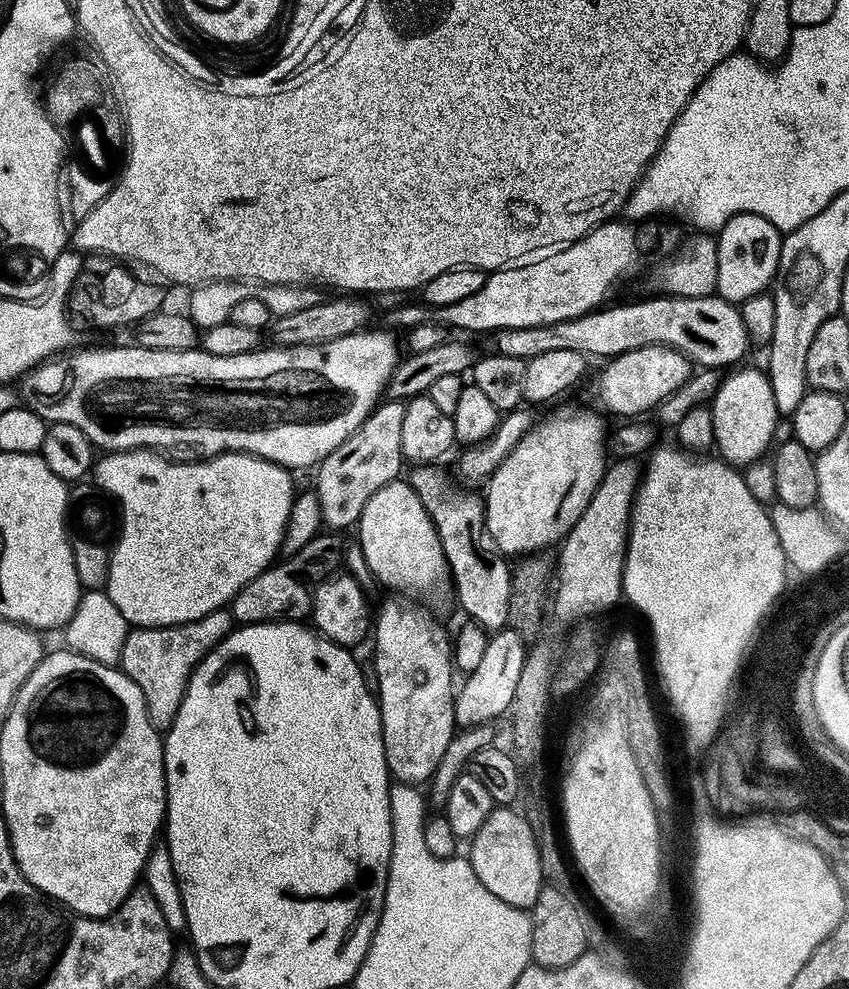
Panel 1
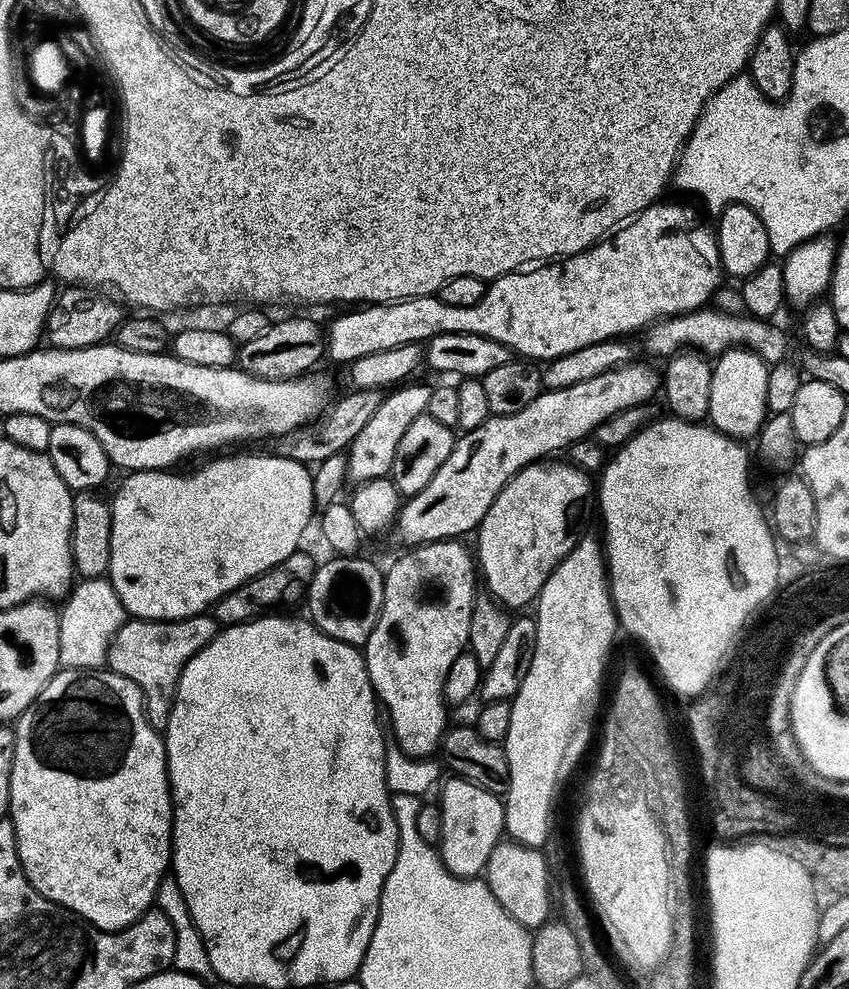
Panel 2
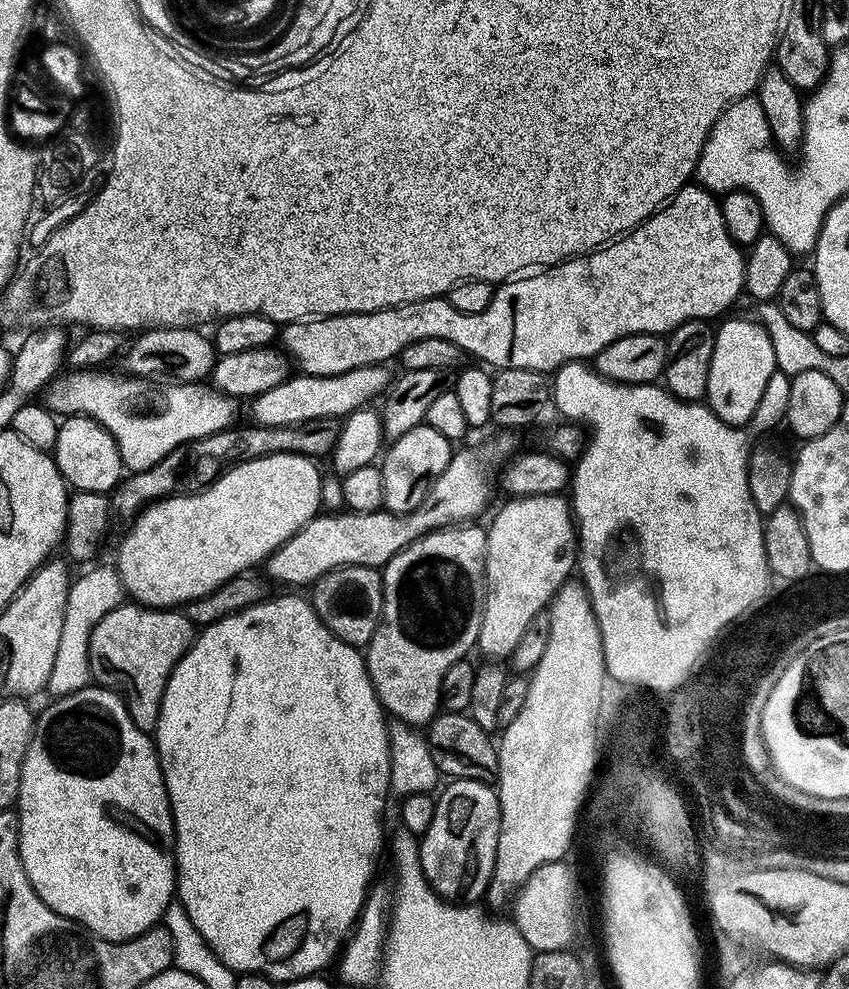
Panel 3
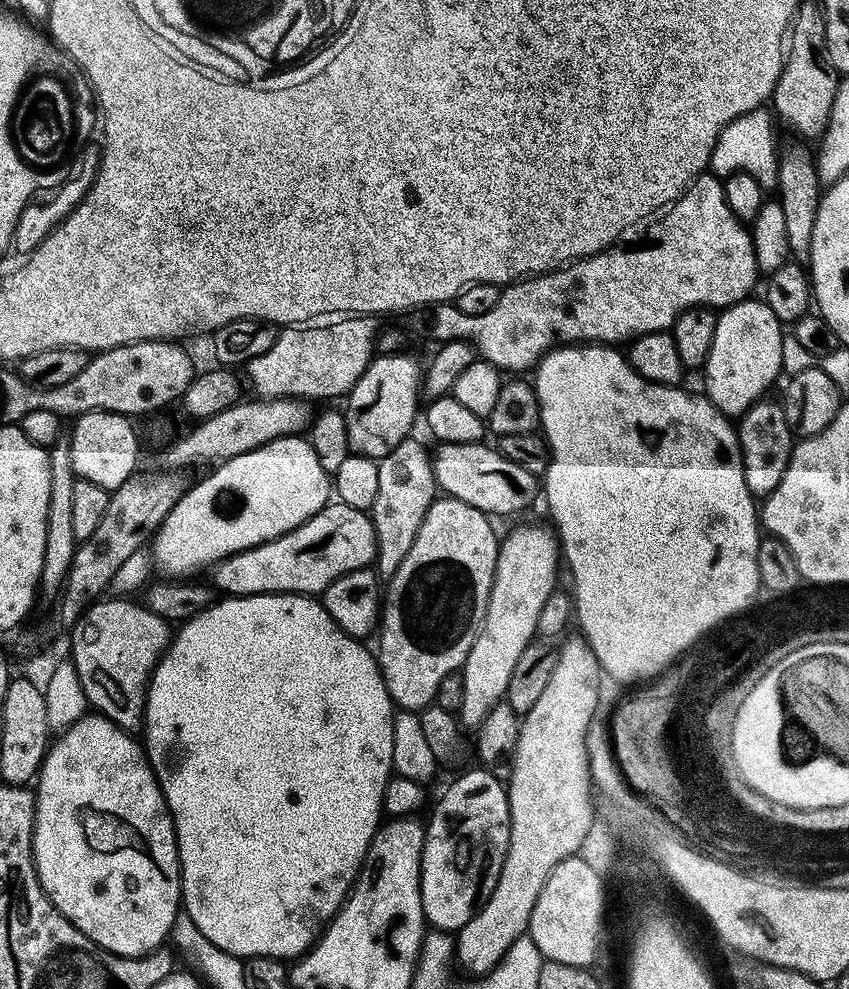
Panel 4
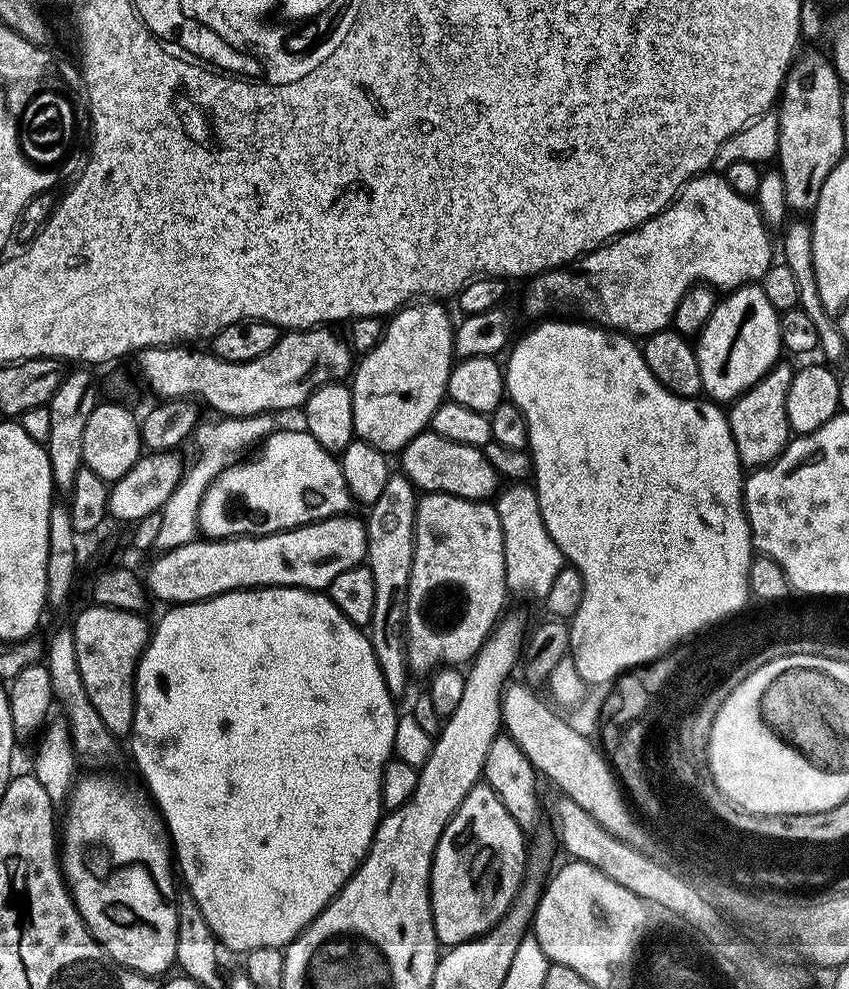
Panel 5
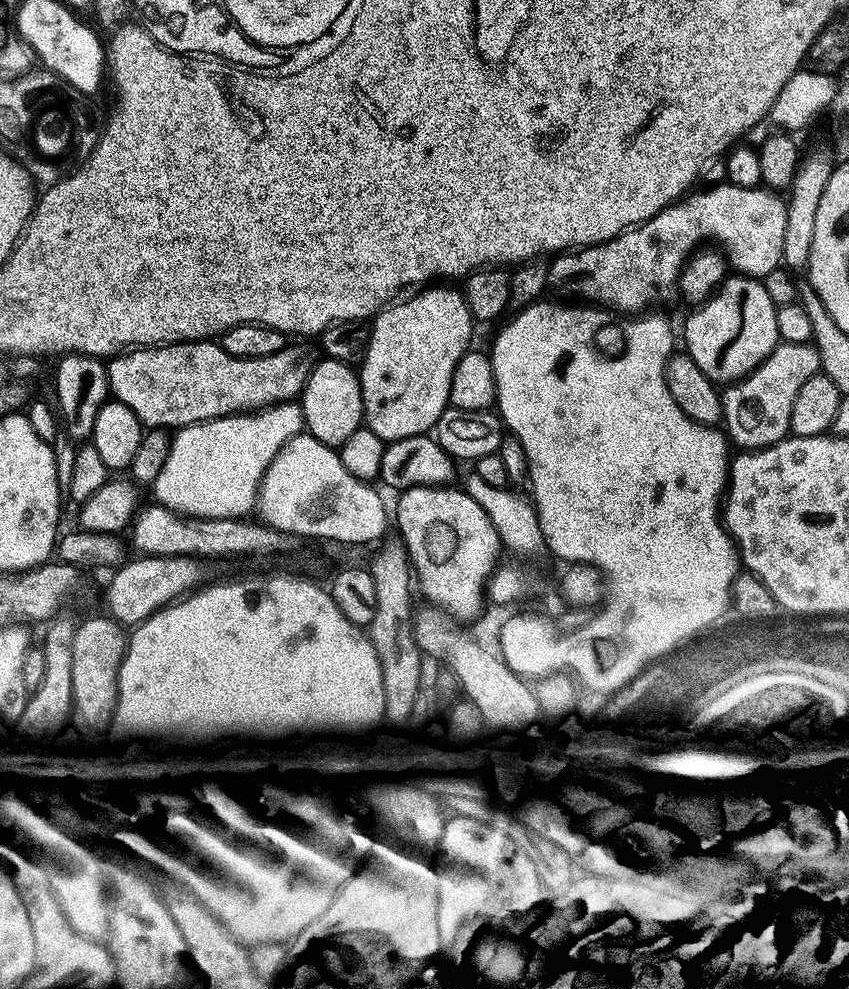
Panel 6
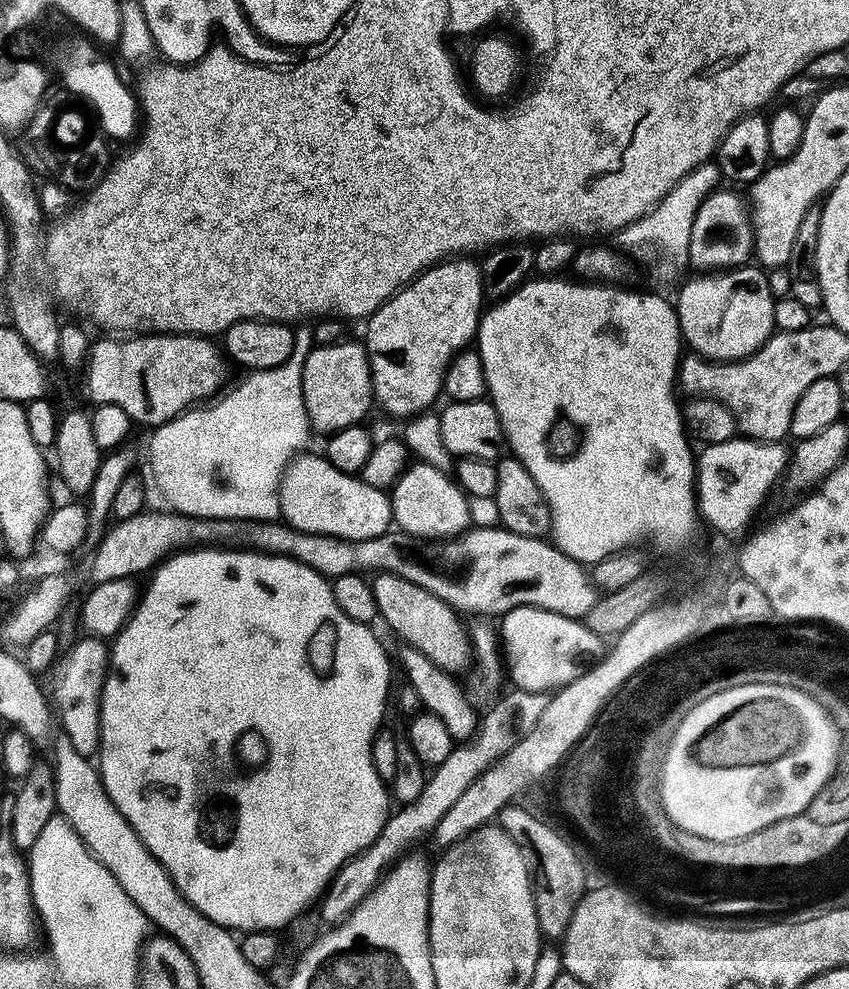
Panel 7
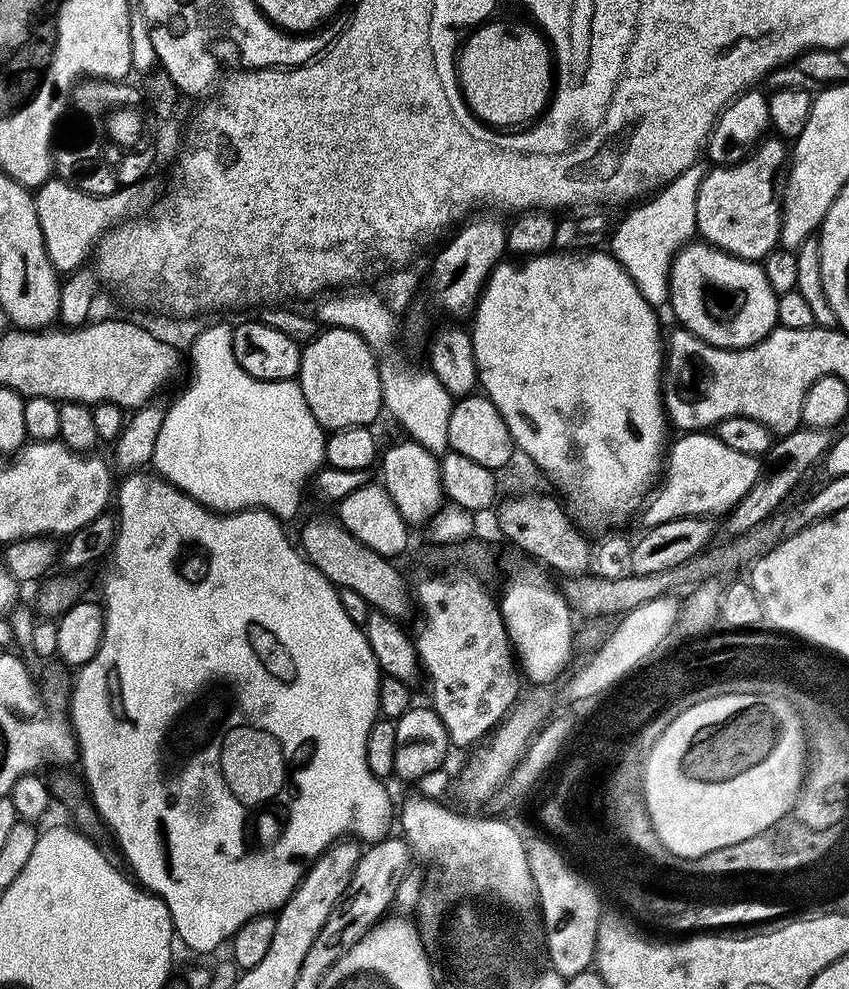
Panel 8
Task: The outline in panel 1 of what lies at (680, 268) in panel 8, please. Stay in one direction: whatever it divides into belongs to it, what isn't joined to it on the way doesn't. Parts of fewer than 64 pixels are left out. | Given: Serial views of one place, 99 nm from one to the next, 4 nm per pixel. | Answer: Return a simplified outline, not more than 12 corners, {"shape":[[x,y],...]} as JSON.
{"shape":[[737,367],[710,401],[719,459],[747,466],[773,447],[763,371]]}

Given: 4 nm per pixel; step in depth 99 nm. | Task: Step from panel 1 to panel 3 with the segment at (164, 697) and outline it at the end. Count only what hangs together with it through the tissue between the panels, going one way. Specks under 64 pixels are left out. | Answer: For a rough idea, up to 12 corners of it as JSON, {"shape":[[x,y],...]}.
{"shape":[[120,604],[90,633],[97,685],[155,733],[197,635],[183,611]]}

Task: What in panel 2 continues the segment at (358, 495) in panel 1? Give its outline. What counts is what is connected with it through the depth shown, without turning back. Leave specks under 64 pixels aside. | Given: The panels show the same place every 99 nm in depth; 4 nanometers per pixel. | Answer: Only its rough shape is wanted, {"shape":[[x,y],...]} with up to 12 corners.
{"shape":[[405,383],[348,445],[348,480],[387,477],[432,388]]}

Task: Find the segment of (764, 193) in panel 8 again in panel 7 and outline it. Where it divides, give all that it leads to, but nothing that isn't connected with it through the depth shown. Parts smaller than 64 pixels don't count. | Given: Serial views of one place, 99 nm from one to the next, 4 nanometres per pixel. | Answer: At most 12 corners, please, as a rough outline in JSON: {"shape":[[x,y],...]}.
{"shape":[[712,191],[697,208],[688,263],[704,274],[754,256],[750,204]]}

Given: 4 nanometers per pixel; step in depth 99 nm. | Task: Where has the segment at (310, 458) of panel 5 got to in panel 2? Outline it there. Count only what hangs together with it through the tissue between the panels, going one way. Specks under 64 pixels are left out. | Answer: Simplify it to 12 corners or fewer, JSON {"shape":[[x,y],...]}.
{"shape":[[128,472],[111,580],[137,620],[207,613],[301,547],[312,472]]}

